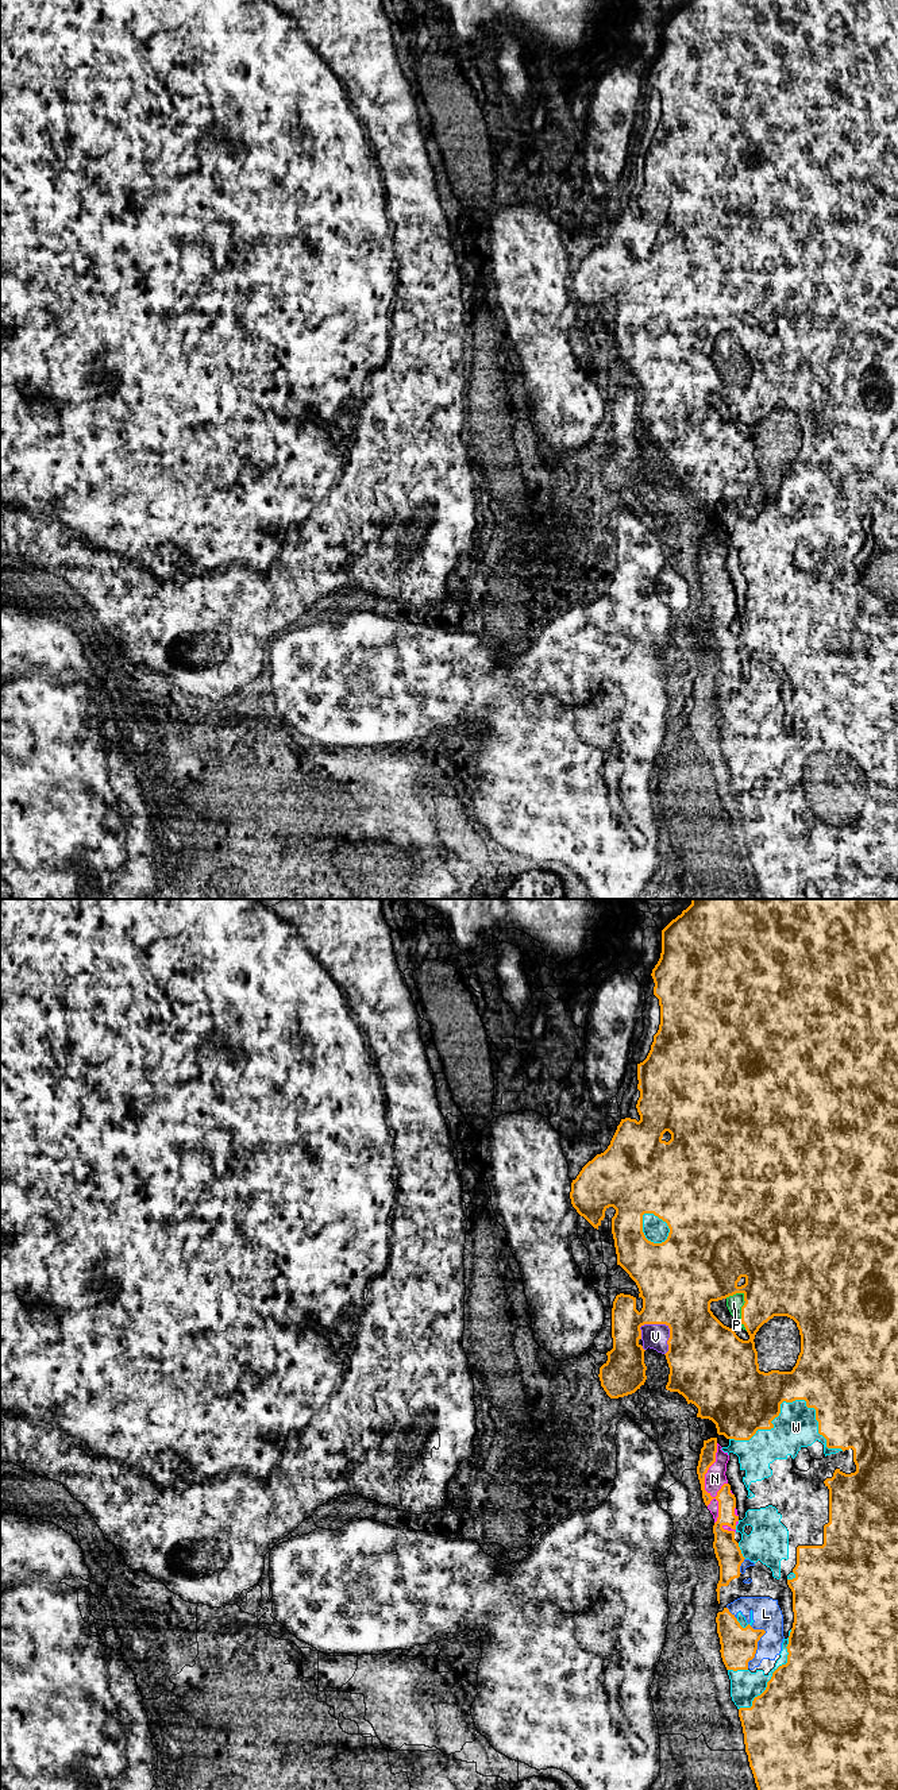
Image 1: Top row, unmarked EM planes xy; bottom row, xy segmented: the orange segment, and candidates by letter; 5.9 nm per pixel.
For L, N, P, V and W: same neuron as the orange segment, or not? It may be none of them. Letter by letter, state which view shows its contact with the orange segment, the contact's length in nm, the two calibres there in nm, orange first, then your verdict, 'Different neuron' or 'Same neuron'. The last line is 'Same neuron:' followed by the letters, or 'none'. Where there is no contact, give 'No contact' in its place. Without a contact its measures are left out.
L: Touches orange in xy. Shared border 280 nm. Thickness 220 nm (orange) against 180 nm. Same neuron
N: Touches orange in xy. Shared border 480 nm. Thickness 110 nm (orange) against 120 nm. Same neuron
P: Touches orange in xy. Shared border 240 nm. Thickness 420 nm (orange) against 90 nm. Same neuron
V: Touches orange in xy. Shared border 240 nm. Thickness 440 nm (orange) against 150 nm. Same neuron
W: Touches orange in xy. Shared border 700 nm. Thickness 400 nm (orange) against 240 nm. Same neuron
Same neuron: L, N, P, V, W

